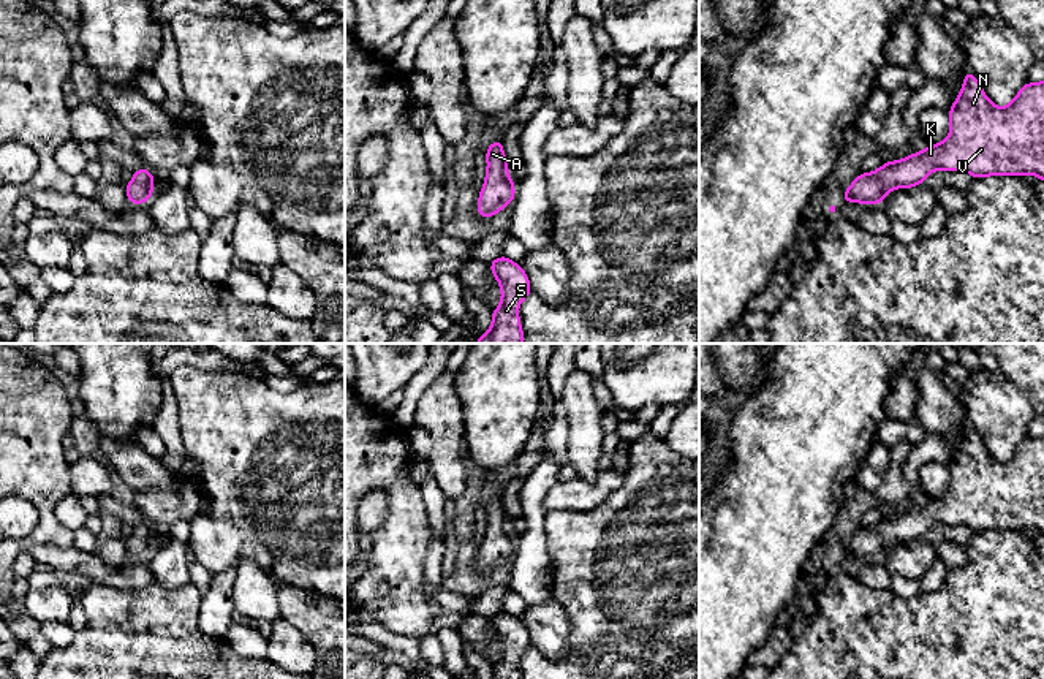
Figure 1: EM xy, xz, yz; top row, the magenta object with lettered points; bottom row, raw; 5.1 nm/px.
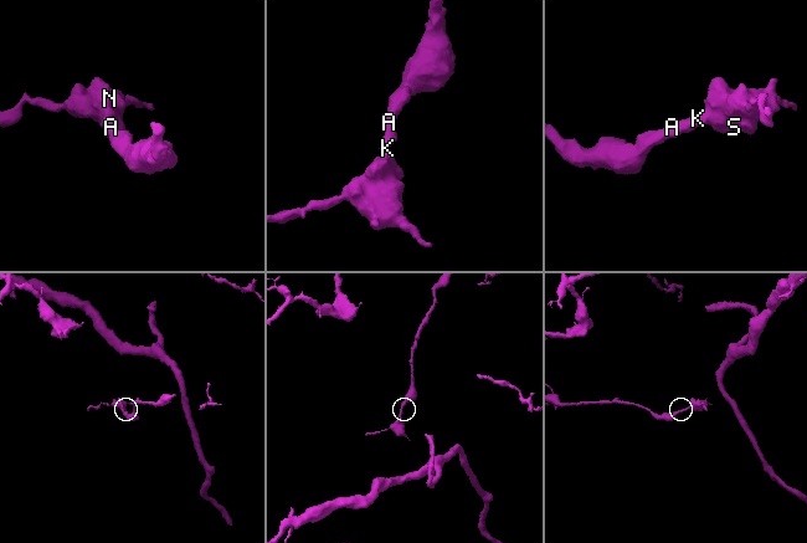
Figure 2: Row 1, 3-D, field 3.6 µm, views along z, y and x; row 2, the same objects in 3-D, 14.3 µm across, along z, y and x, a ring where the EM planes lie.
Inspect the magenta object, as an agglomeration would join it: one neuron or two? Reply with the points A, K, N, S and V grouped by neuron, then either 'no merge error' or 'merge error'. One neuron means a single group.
A K N S V | no merge error

